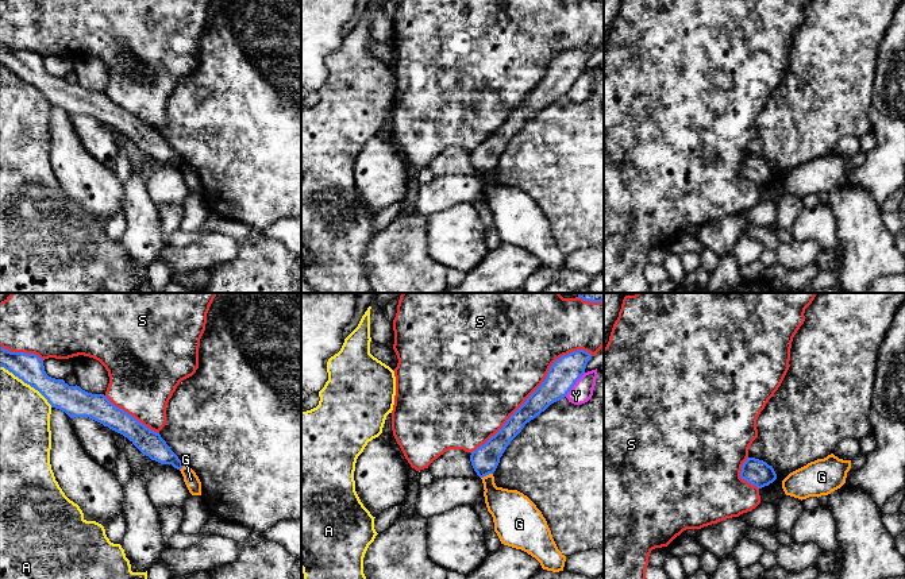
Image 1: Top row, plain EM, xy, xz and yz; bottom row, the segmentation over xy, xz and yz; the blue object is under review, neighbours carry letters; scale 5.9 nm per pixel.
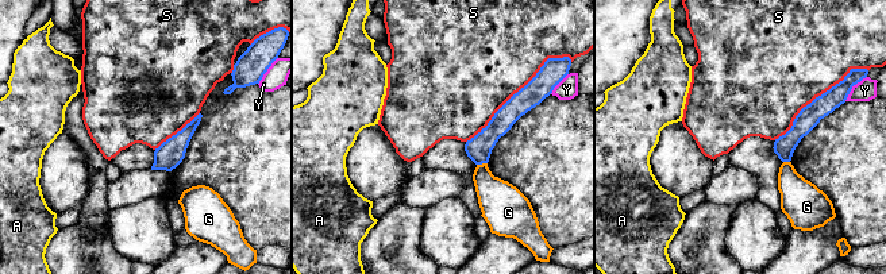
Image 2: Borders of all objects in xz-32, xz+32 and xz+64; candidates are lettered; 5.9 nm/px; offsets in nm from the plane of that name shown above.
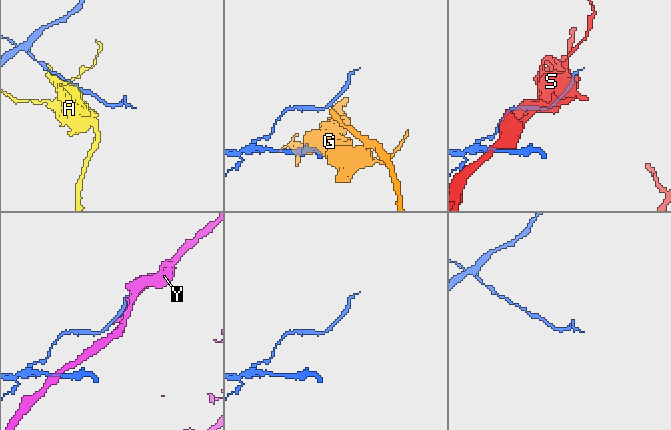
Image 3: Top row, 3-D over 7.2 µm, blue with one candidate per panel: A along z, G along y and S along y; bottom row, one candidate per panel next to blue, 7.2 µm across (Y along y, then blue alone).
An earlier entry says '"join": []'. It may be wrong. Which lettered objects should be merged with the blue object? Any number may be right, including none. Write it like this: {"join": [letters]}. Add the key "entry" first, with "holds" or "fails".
{"entry": "holds", "join": []}

